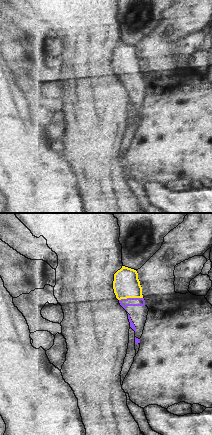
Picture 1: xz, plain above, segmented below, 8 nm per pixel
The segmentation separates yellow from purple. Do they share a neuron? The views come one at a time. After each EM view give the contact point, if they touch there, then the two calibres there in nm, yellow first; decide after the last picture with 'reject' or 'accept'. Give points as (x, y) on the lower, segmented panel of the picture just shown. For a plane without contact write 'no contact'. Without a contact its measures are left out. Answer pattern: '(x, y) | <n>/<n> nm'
(130, 297) | 220/70 nm

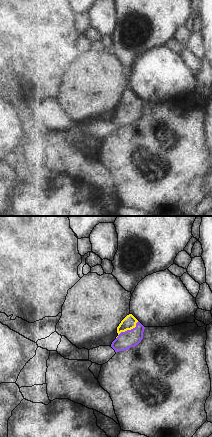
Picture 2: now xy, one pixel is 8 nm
(127, 329) | 110/140 nm

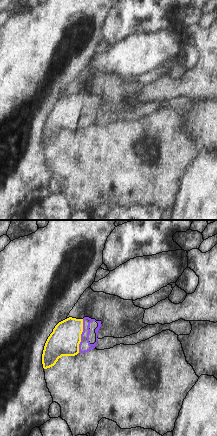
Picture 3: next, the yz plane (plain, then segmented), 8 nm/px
(80, 336) | 240/90 nm

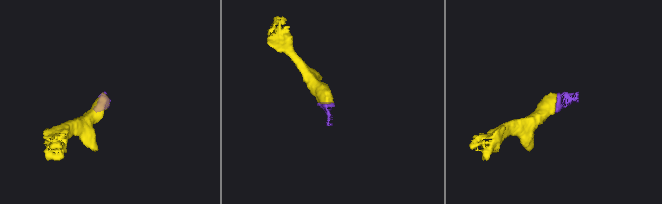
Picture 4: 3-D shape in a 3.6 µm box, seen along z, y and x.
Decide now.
accept

